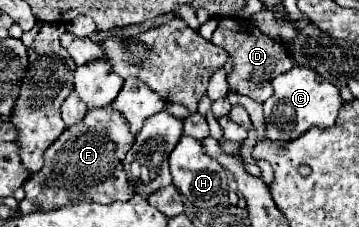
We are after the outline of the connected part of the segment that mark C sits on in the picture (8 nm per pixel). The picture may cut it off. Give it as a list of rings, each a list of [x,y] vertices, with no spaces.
[[[292,68],[288,74],[276,76],[272,80],[272,88],[274,88],[274,94],[264,102],[264,122],[266,122],[266,138],[268,140],[272,140],[272,142],[290,142],[290,140],[298,138],[300,134],[304,134],[306,130],[314,128],[314,126],[318,126],[318,128],[334,126],[338,110],[342,106],[340,92],[334,84],[320,78],[314,70],[310,70],[310,68]]]

